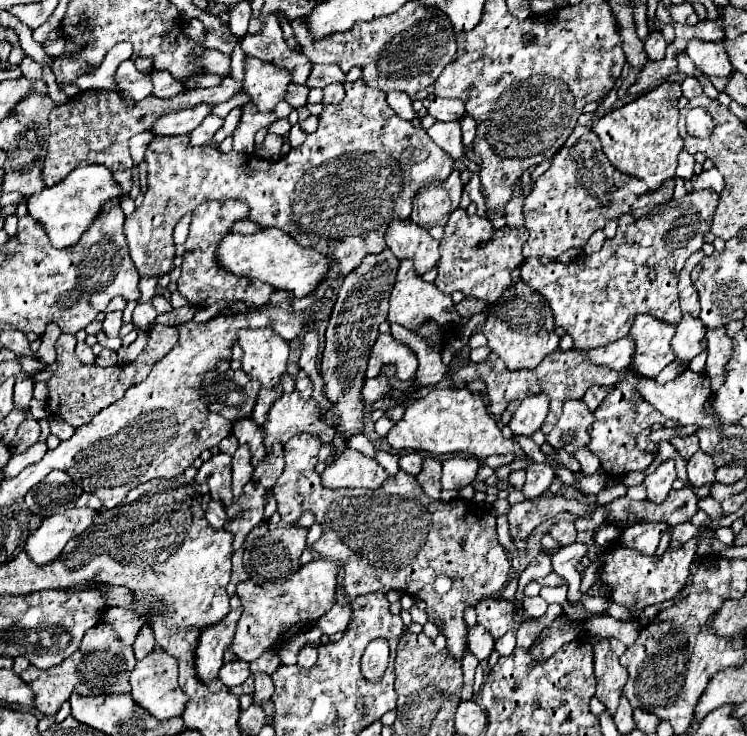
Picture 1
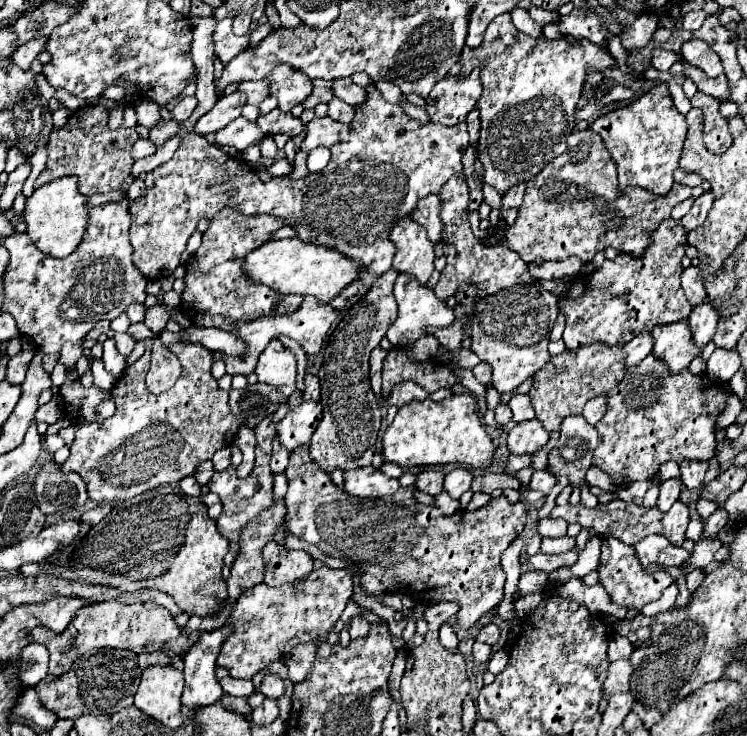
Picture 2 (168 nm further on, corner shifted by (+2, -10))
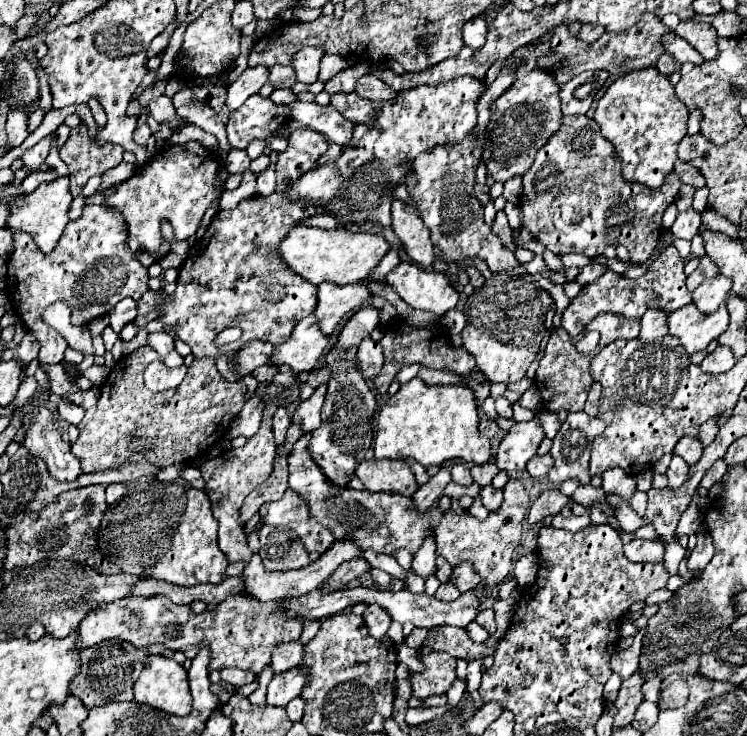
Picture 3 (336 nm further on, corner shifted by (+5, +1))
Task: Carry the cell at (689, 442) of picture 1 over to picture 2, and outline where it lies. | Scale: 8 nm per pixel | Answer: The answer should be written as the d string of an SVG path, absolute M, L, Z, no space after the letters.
M650 353L636 367L630 367L624 379L606 395L608 395L608 411L596 425L602 443L594 451L592 465L612 475L612 479L616 479L618 485L630 485L634 481L650 481L658 473L660 465L666 461L676 463L684 459L708 461L714 455L716 449L714 423L718 415L724 411L728 399L728 387L724 387L724 383L718 383L706 375L692 375L688 369L680 373L670 373L668 365Z

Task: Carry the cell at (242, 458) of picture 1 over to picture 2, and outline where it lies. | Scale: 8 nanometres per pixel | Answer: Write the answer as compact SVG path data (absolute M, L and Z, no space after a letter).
M240 425L238 433L236 433L236 441L234 445L244 453L244 461L240 463L238 473L242 475L242 479L252 471L254 467L254 447L256 447L256 435L254 435L254 427L248 425Z

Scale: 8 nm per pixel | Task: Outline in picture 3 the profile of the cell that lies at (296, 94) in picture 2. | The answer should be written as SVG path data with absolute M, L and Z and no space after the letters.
M303 48L299 50L297 54L293 54L293 60L291 60L291 66L295 70L295 76L297 76L297 82L303 82L303 84L311 84L317 80L317 74L319 74L319 62L323 58L323 48Z

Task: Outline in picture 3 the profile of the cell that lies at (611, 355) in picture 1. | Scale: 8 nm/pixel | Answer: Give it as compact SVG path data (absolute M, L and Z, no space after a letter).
M647 310L641 318L641 332L637 338L651 342L665 334L667 334L667 314L661 310Z

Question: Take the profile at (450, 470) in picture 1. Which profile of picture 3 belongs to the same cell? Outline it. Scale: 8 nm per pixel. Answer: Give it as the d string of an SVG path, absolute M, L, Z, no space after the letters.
M455 464L455 466L451 466L451 478L453 478L453 482L457 482L461 486L469 486L473 482L473 478L469 474L469 468L471 468L469 464Z

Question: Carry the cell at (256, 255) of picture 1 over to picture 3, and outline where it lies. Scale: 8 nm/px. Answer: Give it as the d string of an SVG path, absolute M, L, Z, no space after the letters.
M295 226L289 230L289 234L281 240L279 244L279 258L287 264L289 270L293 270L295 274L303 276L303 280L311 282L311 284L321 284L321 282L333 282L333 284L353 284L359 282L363 278L369 276L369 272L379 264L379 260L387 254L389 244L385 242L385 238L377 236L377 234L369 234L369 232L357 232L353 234L351 230L345 228L335 228L335 230L321 230L321 228L307 228L307 226Z

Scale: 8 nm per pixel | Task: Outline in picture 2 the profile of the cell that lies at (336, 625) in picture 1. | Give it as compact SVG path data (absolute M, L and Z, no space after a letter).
M358 615L358 617L352 619L352 625L350 625L350 637L352 637L352 639L356 639L356 637L366 637L368 631L370 631L368 619L366 619L366 627L364 627L364 617Z

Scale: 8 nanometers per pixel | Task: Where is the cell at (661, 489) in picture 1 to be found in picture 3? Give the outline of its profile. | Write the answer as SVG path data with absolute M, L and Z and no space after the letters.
M673 456L671 466L665 472L667 478L669 478L669 488L679 488L687 478L687 470L689 470L689 466L685 464L685 460L681 460L679 456Z

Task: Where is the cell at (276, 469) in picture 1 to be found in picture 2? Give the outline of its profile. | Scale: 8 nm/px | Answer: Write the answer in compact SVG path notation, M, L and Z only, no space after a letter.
M278 437L274 439L274 451L272 451L272 459L270 459L270 469L272 473L282 473L288 465L288 457L290 453L284 449L284 445L278 441Z

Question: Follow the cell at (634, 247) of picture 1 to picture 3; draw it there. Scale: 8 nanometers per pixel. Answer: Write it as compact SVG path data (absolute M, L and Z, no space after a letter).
M669 246L657 256L657 260L651 262L649 270L639 278L625 278L625 276L613 272L611 268L607 268L595 282L583 286L581 292L569 302L569 306L563 310L563 316L561 316L561 328L565 328L573 338L577 338L585 332L585 328L597 314L611 312L611 314L625 316L625 318L641 318L645 314L645 310L649 310L649 308L671 314L673 310L691 302L691 292L685 286L683 266L685 264L683 264L677 248Z

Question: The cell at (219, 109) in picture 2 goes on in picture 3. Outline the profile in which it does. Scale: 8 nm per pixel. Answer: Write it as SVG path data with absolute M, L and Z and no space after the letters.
M247 68L233 84L227 86L227 100L225 106L229 110L237 110L249 96L257 94L261 90L261 86L267 82L269 70L267 68Z

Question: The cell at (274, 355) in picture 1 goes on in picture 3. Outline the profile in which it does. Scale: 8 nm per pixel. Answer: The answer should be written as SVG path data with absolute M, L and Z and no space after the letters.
M307 316L293 328L293 336L289 340L277 344L273 354L269 356L271 366L289 366L291 372L309 372L317 366L321 352L327 346L327 336L319 332L319 326L313 316Z

